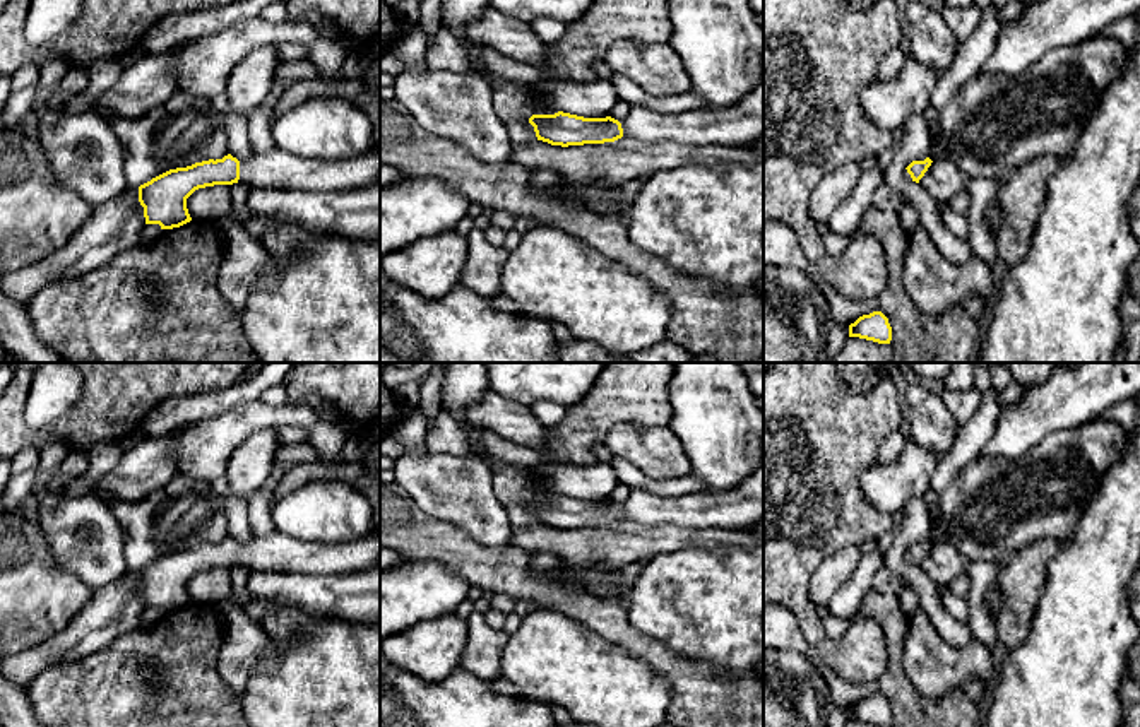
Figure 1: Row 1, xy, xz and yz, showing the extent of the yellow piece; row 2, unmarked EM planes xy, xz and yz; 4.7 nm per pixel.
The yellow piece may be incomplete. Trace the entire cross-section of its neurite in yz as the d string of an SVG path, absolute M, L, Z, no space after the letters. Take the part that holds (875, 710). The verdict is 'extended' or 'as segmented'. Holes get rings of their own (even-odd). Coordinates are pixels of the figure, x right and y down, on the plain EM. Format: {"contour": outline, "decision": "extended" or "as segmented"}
{"contour": "M882 694L859 700L849 708L849 720L859 720L878 727L890 727L892 710Z", "decision": "as segmented"}

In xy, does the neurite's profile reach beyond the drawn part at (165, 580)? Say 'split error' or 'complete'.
split error

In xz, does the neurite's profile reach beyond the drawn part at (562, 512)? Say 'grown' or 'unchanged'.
grown

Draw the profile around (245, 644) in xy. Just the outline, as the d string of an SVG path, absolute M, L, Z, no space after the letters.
M231 606L219 607L224 643L217 669L221 677L235 689L243 691L257 664L272 653L272 641L262 624Z

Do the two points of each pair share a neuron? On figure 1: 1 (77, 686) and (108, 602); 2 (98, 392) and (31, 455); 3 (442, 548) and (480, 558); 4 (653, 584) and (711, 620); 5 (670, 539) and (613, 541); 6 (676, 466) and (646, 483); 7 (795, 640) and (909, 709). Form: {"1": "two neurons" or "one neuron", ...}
{"1": "two neurons", "2": "two neurons", "3": "one neuron", "4": "one neuron", "5": "one neuron", "6": "two neurons", "7": "one neuron"}

